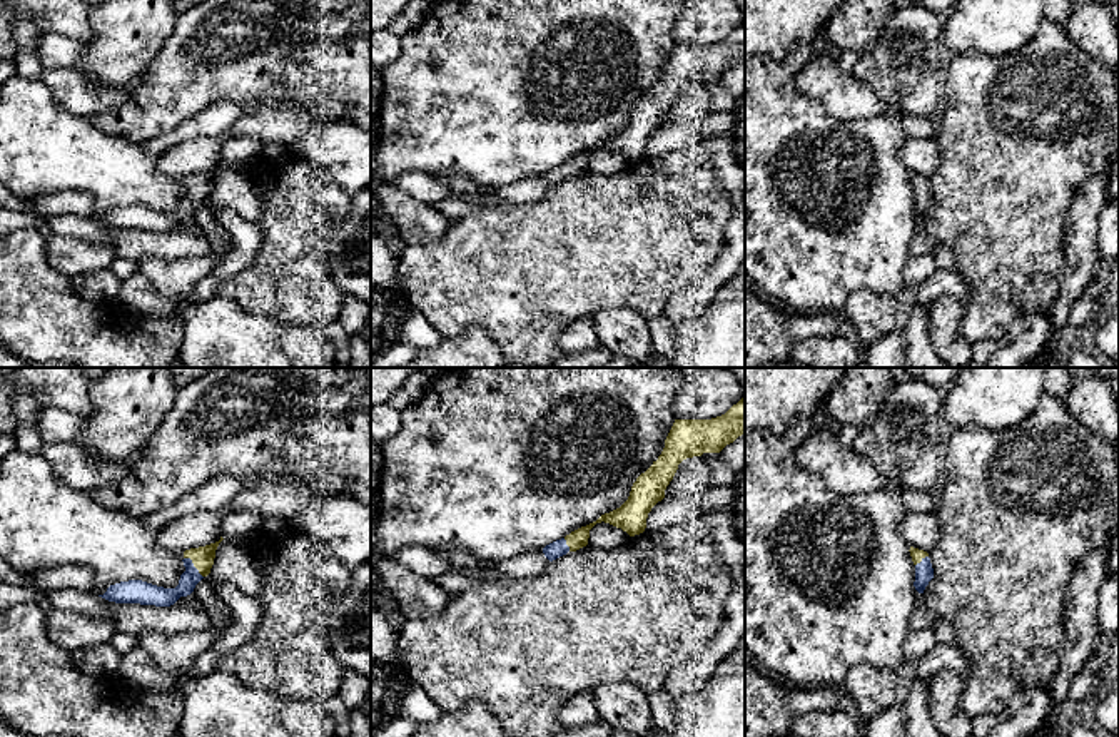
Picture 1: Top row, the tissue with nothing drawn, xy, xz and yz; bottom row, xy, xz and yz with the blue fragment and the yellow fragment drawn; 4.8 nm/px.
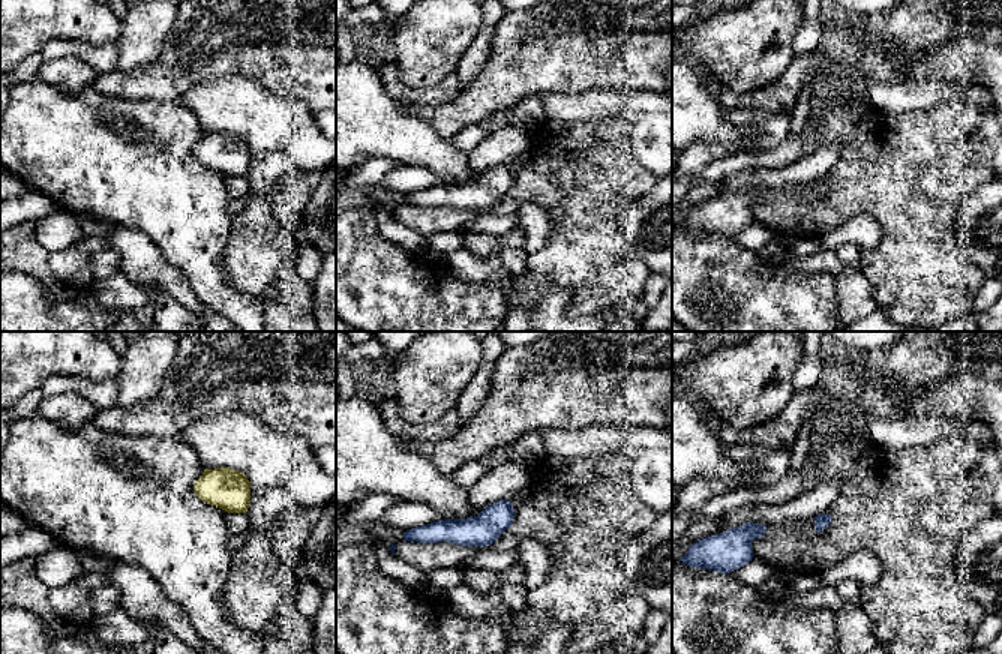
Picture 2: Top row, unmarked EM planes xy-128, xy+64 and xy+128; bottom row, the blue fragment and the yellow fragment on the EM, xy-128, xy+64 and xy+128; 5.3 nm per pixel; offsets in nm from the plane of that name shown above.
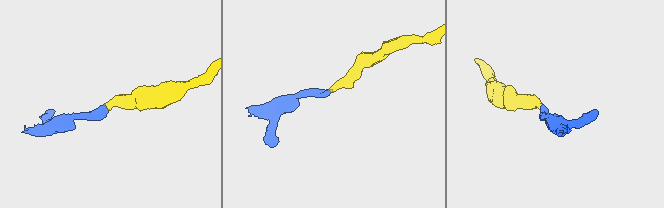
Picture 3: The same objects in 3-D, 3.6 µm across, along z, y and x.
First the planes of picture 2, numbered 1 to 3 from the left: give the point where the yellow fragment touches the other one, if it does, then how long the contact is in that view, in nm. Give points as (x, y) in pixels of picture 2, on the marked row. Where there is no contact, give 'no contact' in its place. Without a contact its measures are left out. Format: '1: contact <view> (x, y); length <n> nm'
1: no contact
2: no contact
3: no contact

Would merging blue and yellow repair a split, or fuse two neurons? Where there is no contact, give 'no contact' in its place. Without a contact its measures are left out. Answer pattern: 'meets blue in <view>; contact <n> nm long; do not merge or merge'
meets blue in xy; contact 140 nm long; merge

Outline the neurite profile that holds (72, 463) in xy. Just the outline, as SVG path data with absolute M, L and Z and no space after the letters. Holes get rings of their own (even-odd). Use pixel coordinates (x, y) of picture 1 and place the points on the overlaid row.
M43 443L40 453L53 473L75 490L90 491L105 486L127 473L129 461L114 463L87 451L78 443Z

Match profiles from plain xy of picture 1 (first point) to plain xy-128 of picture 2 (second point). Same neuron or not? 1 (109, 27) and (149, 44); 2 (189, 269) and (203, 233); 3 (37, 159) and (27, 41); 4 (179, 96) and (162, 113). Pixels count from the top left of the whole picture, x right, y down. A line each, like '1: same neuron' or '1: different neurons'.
1: same neuron
2: different neurons
3: different neurons
4: different neurons

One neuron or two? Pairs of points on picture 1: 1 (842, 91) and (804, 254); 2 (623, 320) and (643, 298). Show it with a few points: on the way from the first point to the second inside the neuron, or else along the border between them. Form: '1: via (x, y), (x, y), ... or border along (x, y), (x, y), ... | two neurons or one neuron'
1: border along (804, 94), (815, 99), (837, 119), (875, 117) | two neurons
2: border along (595, 315), (610, 308), (633, 308), (647, 318) | two neurons

